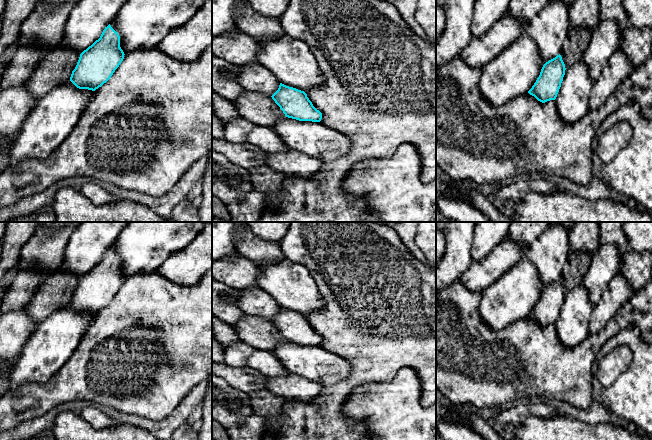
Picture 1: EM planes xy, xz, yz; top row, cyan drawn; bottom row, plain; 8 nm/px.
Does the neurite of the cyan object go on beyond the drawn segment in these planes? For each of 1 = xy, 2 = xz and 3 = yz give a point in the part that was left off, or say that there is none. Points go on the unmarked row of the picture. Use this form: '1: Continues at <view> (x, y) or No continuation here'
1: No continuation here
2: No continuation here
3: No continuation here

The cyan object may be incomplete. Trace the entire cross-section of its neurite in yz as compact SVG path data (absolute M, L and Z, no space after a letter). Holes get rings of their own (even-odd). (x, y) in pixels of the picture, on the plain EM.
M559 278L543 289L539 301L528 317L542 327L555 324L561 311L565 294L565 288Z

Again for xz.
M280 307L271 321L288 342L312 346L322 343L322 337L313 330L304 315Z

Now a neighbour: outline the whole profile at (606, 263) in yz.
M613 244L599 245L592 254L590 266L582 285L588 292L589 300L595 306L602 298L605 288L621 272L623 256Z

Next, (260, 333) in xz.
M245 315L233 326L240 341L260 350L272 352L276 345L286 341L272 321Z

